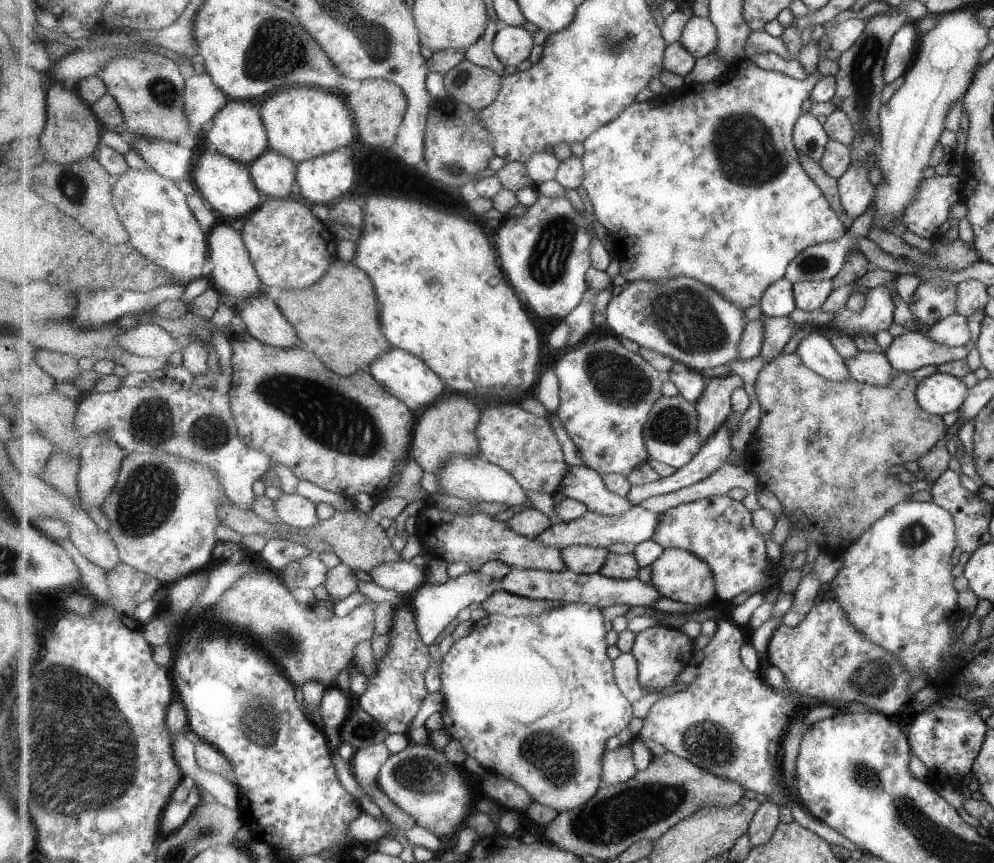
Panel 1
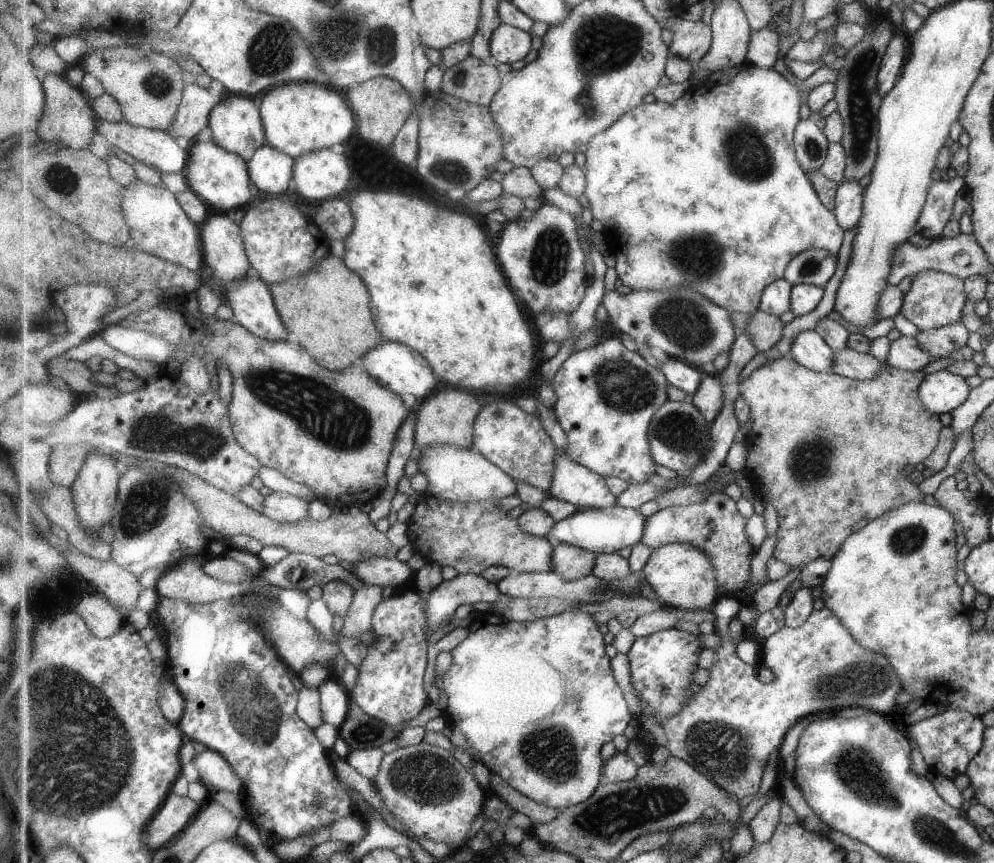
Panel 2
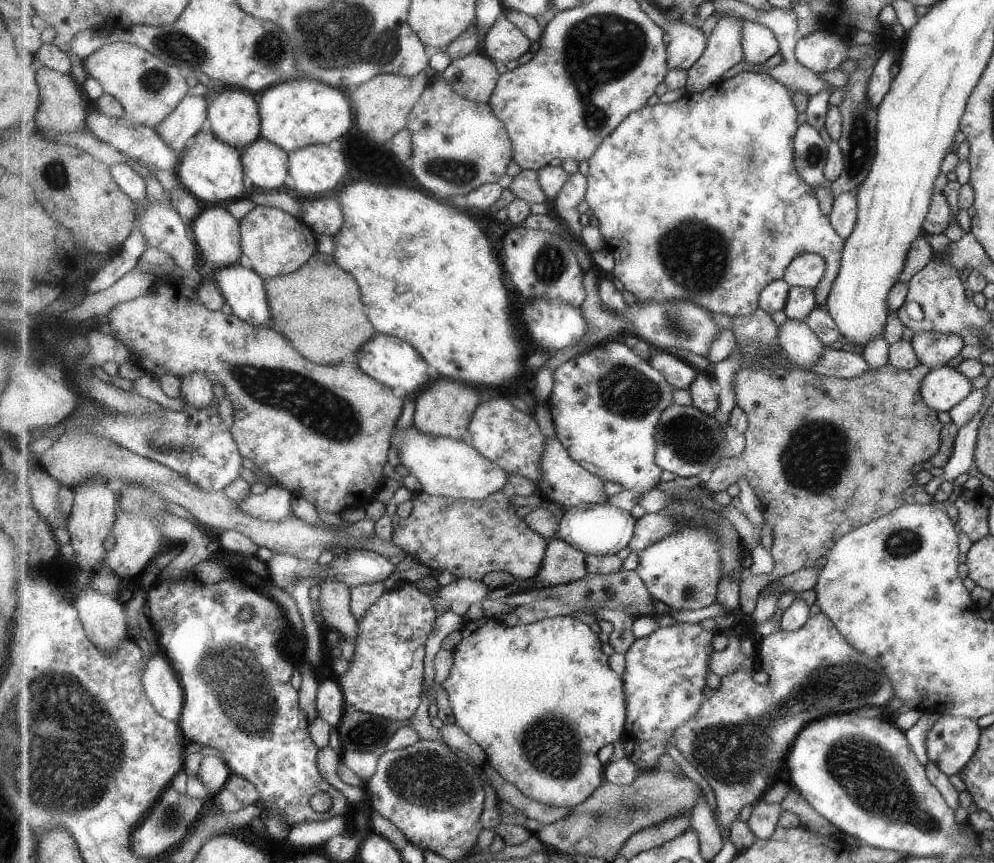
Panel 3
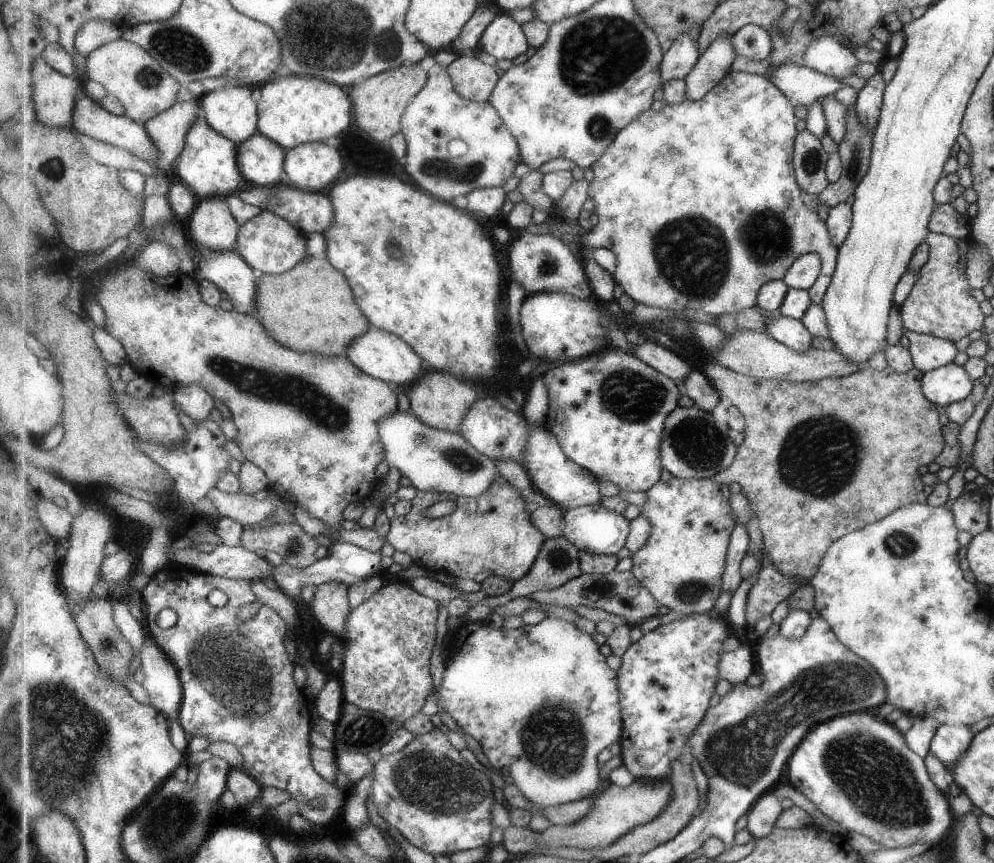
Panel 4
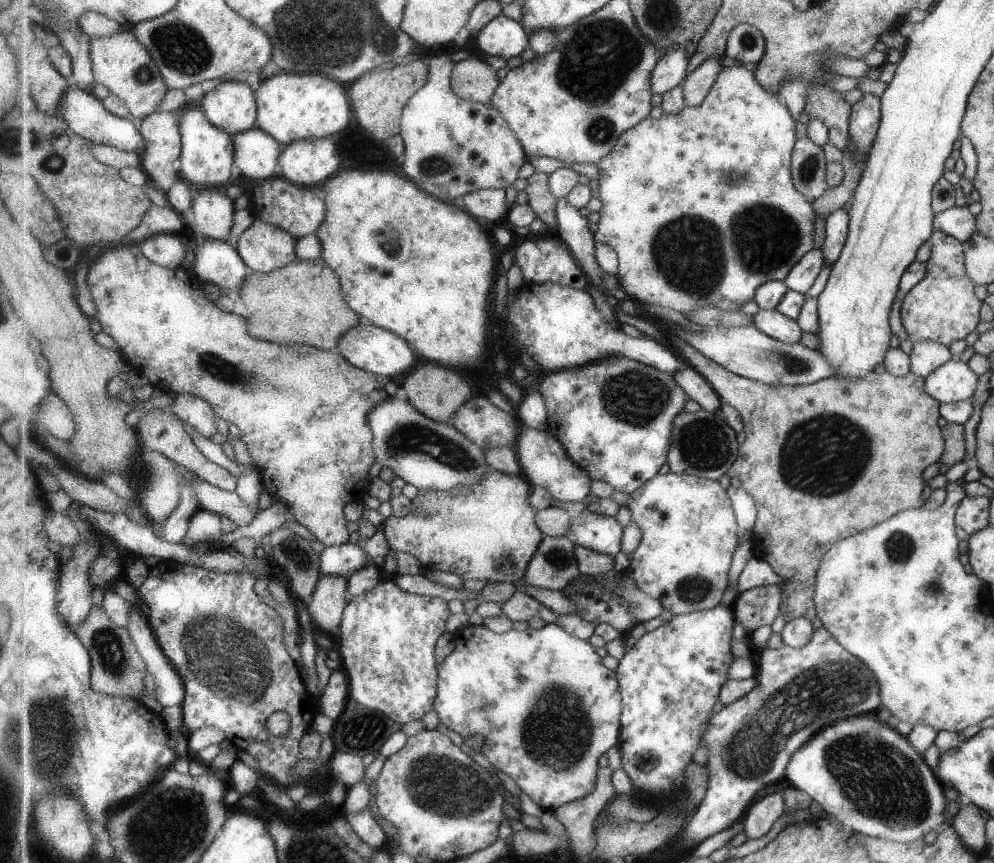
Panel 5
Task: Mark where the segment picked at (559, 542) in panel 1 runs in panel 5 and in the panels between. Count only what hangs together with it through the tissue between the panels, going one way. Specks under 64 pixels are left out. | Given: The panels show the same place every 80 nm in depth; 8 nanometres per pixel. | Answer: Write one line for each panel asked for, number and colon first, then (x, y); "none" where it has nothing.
2: (600, 530)
3: (599, 529)
4: (593, 528)
5: (600, 533)

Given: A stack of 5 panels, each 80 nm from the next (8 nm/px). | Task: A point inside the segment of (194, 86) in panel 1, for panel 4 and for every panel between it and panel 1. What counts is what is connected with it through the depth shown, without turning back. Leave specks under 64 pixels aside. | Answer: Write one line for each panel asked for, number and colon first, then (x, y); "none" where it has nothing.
2: (194, 114)
3: (181, 127)
4: (169, 130)

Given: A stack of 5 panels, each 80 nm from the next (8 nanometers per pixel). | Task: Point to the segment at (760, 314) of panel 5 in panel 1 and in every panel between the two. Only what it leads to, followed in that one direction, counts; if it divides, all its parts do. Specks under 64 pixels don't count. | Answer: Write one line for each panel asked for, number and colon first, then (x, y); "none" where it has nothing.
1: (818, 353)
2: (809, 349)
3: (797, 339)
4: (789, 331)

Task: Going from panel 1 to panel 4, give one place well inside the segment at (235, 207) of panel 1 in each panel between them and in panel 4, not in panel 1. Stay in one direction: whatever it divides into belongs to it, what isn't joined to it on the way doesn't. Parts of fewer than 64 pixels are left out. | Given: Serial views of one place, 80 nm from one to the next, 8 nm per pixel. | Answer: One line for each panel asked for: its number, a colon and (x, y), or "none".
2: (222, 179)
3: (211, 169)
4: (209, 165)

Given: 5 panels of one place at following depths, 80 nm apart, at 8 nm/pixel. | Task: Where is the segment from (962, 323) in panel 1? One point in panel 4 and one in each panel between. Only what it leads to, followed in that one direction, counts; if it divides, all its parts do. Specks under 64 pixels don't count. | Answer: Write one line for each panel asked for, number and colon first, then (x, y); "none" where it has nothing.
2: (939, 342)
3: (933, 349)
4: (928, 352)

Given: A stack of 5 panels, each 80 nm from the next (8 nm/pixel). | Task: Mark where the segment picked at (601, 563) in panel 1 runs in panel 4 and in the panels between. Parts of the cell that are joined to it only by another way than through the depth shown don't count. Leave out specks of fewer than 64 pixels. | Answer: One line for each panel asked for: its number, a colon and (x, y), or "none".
2: (570, 561)
3: (564, 564)
4: (560, 561)

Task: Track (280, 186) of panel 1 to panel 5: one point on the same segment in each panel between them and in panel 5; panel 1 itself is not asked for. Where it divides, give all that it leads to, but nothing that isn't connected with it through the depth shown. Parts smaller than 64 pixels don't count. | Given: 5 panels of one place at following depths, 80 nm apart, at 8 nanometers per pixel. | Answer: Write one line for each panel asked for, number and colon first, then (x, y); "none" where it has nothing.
2: (271, 170)
3: (266, 165)
4: (262, 161)
5: (257, 153)

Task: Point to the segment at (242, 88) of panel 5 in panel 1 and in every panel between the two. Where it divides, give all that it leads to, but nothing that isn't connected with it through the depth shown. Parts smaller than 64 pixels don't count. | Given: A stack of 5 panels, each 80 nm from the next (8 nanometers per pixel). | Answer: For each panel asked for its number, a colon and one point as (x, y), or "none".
1: (238, 132)
2: (236, 123)
3: (234, 116)
4: (231, 111)

